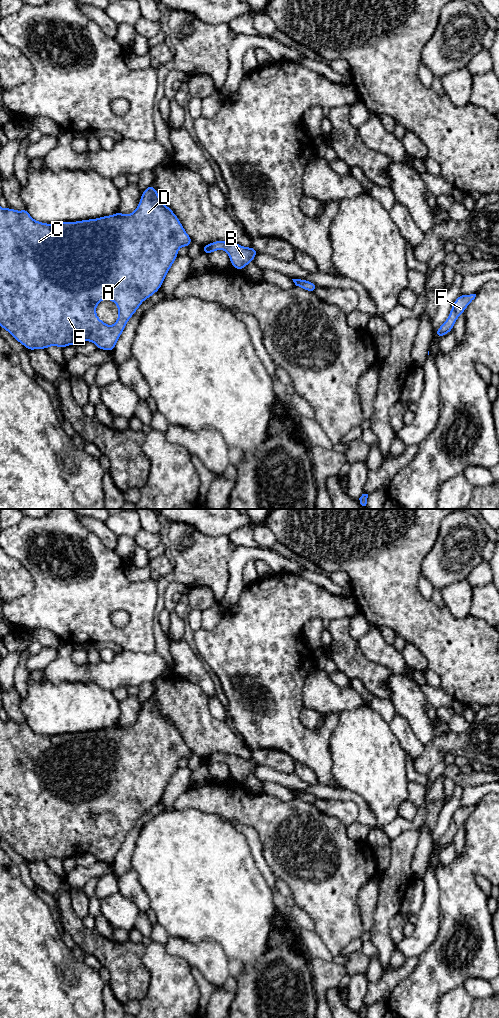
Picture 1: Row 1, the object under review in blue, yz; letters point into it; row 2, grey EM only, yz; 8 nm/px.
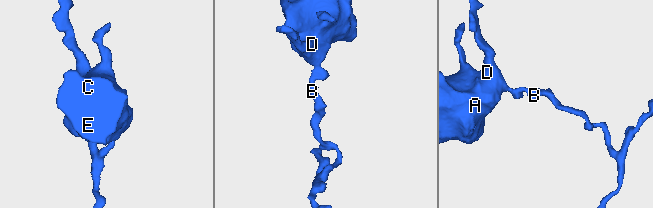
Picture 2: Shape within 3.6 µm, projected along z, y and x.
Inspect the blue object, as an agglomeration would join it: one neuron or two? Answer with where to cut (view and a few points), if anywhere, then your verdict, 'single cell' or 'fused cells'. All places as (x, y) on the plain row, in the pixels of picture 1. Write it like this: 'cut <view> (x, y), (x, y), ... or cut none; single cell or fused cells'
cut none; single cell

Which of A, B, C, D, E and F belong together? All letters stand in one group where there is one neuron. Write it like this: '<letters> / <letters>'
A B C D E F

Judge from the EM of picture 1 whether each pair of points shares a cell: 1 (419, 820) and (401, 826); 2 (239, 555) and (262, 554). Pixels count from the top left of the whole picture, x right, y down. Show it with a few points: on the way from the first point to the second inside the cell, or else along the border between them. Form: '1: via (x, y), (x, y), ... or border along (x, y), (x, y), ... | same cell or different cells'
1: via (415, 824), (405, 825) | same cell
2: via (245, 554), (256, 554) | same cell

